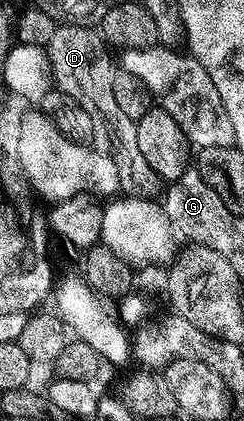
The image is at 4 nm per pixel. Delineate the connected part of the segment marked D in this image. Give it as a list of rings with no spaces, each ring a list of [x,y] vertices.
[[[58,25],[50,44],[45,46],[45,51],[50,57],[51,75],[57,92],[70,94],[76,99],[76,103],[83,105],[95,118],[102,120],[103,117],[106,120],[110,137],[114,140],[112,156],[121,192],[127,197],[157,198],[163,192],[164,182],[152,169],[148,159],[144,159],[140,143],[136,143],[136,122],[128,119],[128,115],[124,115],[124,111],[116,107],[116,99],[112,95],[112,79],[116,65],[115,62],[114,65],[110,62],[111,50],[107,42],[93,28],[85,25]]]

